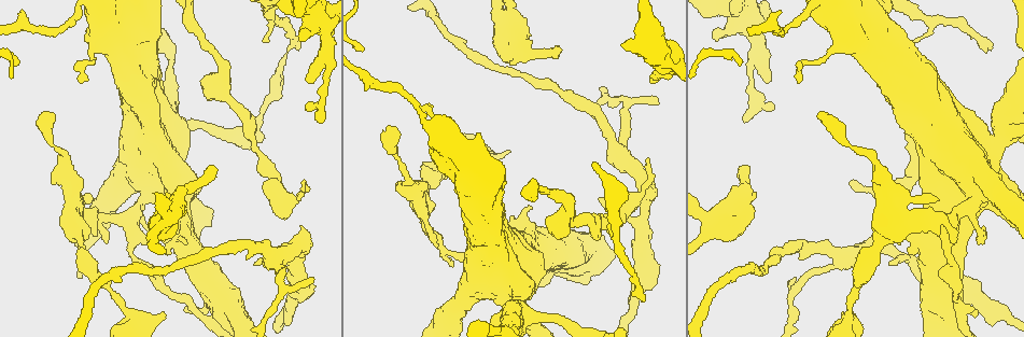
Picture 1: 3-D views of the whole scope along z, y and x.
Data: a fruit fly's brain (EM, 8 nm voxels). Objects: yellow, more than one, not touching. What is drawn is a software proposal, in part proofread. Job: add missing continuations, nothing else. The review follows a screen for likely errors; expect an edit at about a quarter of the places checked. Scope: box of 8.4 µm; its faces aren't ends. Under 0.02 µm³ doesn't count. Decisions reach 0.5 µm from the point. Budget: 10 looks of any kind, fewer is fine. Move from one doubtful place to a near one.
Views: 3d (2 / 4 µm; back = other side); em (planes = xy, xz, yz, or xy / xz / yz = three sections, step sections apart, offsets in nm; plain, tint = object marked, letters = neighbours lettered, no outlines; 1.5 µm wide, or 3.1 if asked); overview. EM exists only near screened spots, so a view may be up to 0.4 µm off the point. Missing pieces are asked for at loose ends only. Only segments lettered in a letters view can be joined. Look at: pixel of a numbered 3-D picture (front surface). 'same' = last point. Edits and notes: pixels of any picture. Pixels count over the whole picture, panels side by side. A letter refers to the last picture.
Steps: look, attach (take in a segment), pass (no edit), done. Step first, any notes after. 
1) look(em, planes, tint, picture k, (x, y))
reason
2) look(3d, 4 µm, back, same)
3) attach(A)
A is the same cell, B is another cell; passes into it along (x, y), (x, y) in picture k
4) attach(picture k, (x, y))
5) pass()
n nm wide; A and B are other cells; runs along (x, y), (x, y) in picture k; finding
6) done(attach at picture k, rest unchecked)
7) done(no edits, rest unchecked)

look(em, planes, plain, picture 1, (311, 278))
free end

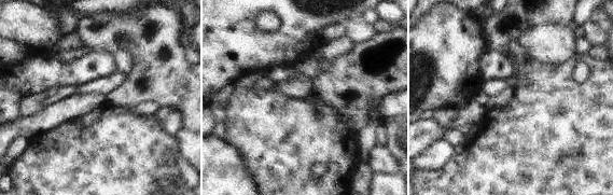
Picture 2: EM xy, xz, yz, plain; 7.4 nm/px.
look(em, planes, letters, same)

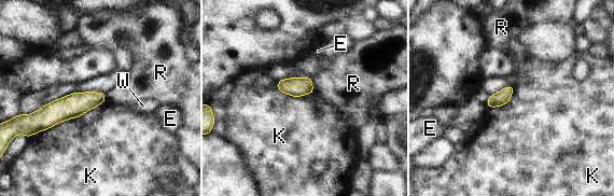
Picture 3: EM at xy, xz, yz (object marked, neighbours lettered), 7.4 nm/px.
pass()
E, K, R and W are other cells; runs along (102, 96), (53, 113), (41, 113) in picture 3; no lettered segment goes on from it

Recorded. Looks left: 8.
look(3d, 4 µm, picture 1, (978, 241))
an open end

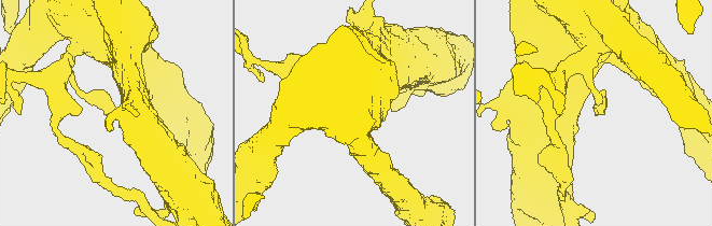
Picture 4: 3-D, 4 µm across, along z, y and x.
look(em, planes, tint, picture 4, (596, 113))

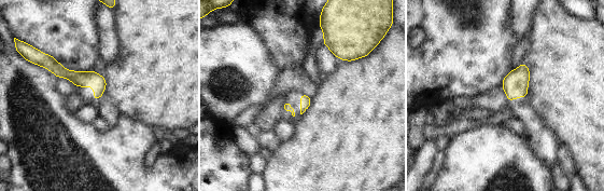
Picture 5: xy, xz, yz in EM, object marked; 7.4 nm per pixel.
look(em, planes, letters, same)

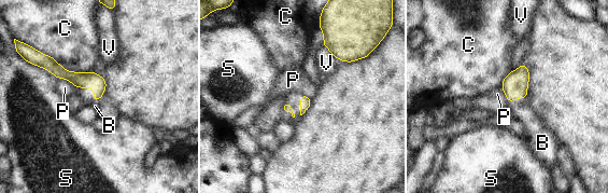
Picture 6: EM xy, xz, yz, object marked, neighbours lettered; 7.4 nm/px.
attach(B)
C touches over 440 nm; B is the same cell, C, P, S and V are other cells; passes into it along (514, 85), (518, 97), (534, 126) in picture 6; it goes on there

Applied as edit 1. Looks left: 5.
look(3d, 4 µm, picture 1, (654, 77))
an open end

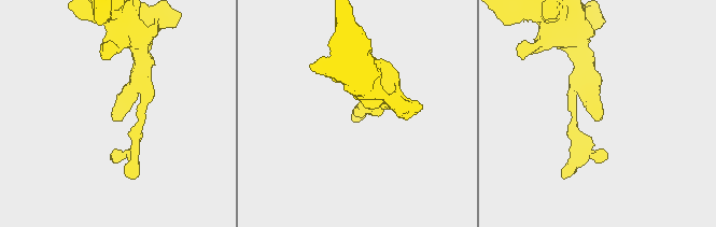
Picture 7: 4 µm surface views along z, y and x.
look(em, planes, tint, picture 7, (114, 116))
shape alone is not enough

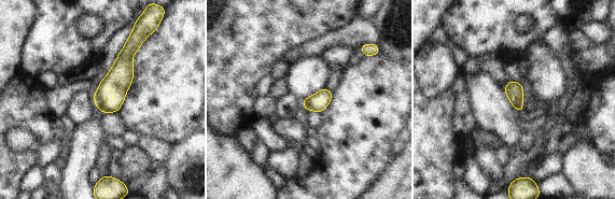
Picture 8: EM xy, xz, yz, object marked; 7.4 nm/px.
look(em, planes, letters, same)
what lies round it

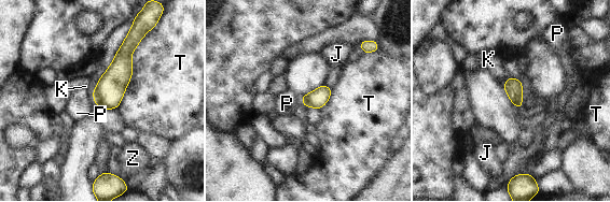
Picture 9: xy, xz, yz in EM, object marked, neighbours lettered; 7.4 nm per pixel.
pass()
J, K, P, T and Z are other cells; border along (92, 95), (95, 103) in picture 9; none of them fits

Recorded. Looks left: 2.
done(attach at picture 6, rest unchecked)

